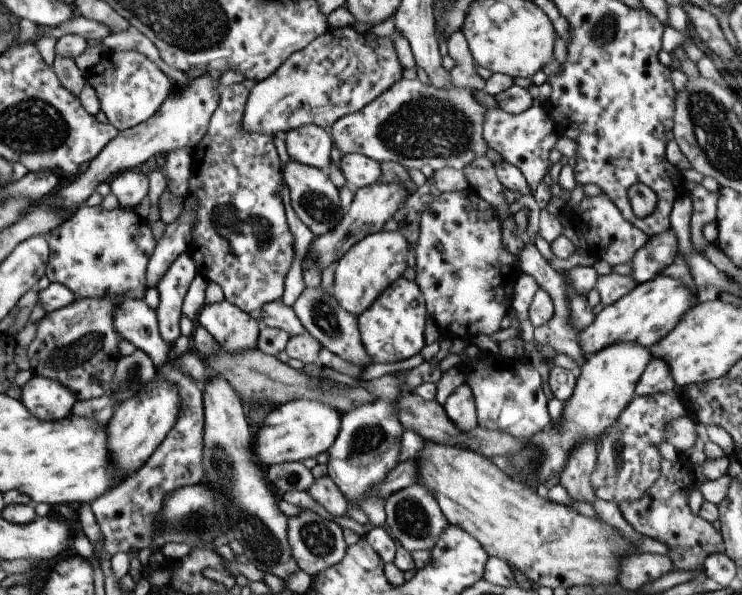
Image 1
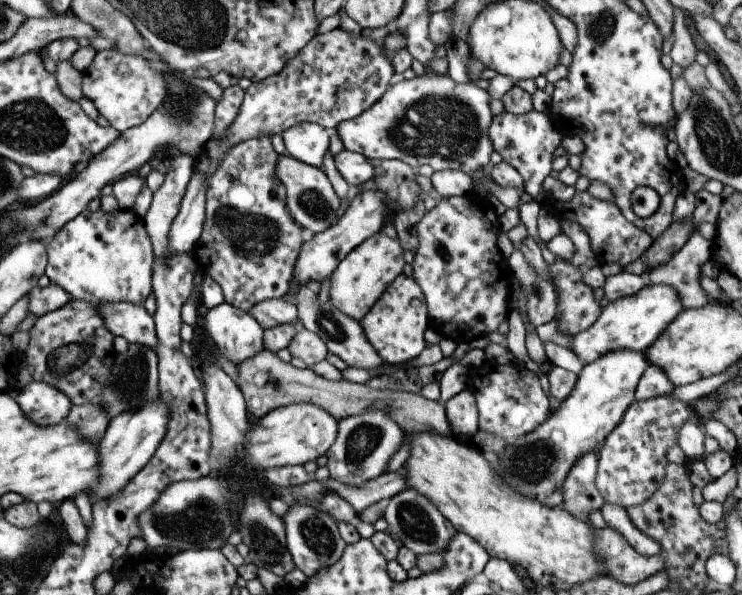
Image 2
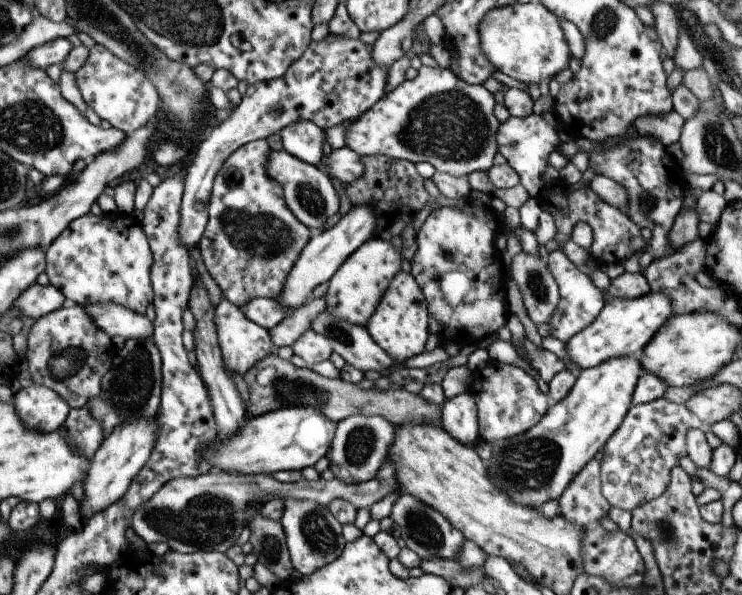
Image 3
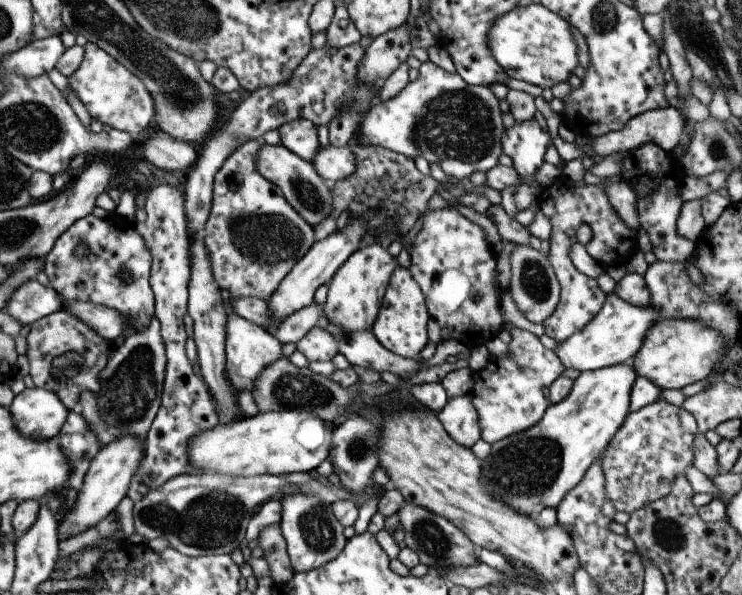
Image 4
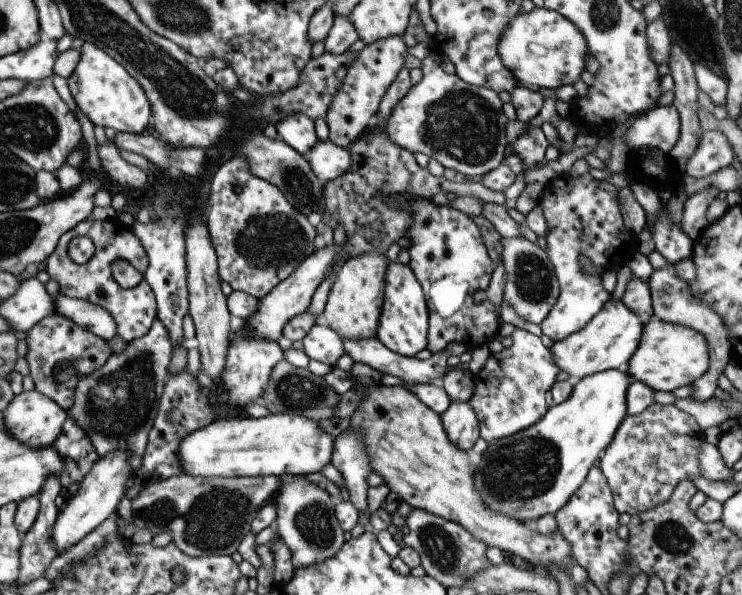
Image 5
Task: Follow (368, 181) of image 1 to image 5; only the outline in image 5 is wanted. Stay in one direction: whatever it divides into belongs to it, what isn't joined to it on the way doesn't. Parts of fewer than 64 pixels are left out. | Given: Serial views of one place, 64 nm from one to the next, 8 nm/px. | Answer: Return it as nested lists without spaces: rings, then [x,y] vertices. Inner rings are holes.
[[[318,140],[312,150],[308,152],[307,162],[310,164],[314,175],[325,185],[332,182],[350,170],[352,156],[346,148],[341,148],[330,141]]]

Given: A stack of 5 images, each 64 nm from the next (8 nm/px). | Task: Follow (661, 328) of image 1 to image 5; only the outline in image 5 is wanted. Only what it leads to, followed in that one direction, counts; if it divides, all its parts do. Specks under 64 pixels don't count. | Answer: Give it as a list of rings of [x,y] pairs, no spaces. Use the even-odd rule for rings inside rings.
[[[611,299],[582,330],[565,340],[554,342],[549,350],[554,364],[571,376],[572,380],[609,369],[628,371],[631,358],[642,338],[643,328],[642,318],[638,318],[638,314],[634,314],[624,302]]]

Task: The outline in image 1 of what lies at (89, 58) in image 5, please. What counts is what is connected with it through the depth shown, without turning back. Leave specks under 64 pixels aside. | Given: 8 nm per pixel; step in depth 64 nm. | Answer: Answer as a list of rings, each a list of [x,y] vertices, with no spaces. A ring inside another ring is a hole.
[[[120,51],[105,55],[102,64],[88,70],[87,83],[94,88],[100,108],[114,128],[123,131],[146,122],[172,94],[175,88],[156,65],[138,51]]]

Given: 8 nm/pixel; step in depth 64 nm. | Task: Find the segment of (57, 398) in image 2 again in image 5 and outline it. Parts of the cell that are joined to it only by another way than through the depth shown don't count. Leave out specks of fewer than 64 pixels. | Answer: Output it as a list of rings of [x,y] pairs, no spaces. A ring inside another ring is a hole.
[[[38,390],[22,392],[14,399],[4,411],[6,430],[12,438],[22,442],[24,446],[42,448],[42,446],[53,446],[56,438],[62,433],[64,422],[68,419],[68,412],[62,409],[52,398]]]

